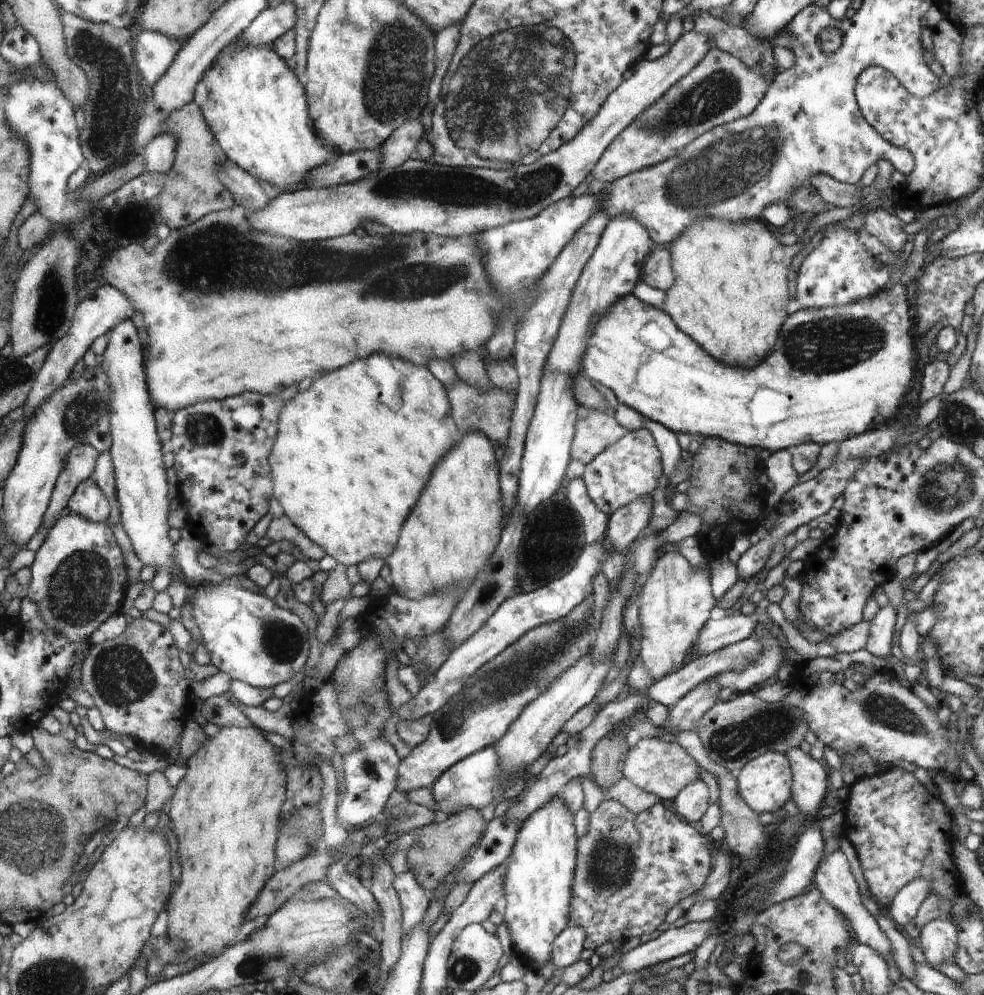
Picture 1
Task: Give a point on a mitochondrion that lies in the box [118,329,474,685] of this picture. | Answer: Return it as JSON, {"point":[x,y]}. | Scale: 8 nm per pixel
{"point":[283,642]}

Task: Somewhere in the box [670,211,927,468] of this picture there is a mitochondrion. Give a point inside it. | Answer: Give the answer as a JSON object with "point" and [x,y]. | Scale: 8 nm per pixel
{"point":[831,344]}

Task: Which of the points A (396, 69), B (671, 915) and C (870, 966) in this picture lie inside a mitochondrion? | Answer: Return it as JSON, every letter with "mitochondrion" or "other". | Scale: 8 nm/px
{"A":"mitochondrion","B":"other","C":"other"}

